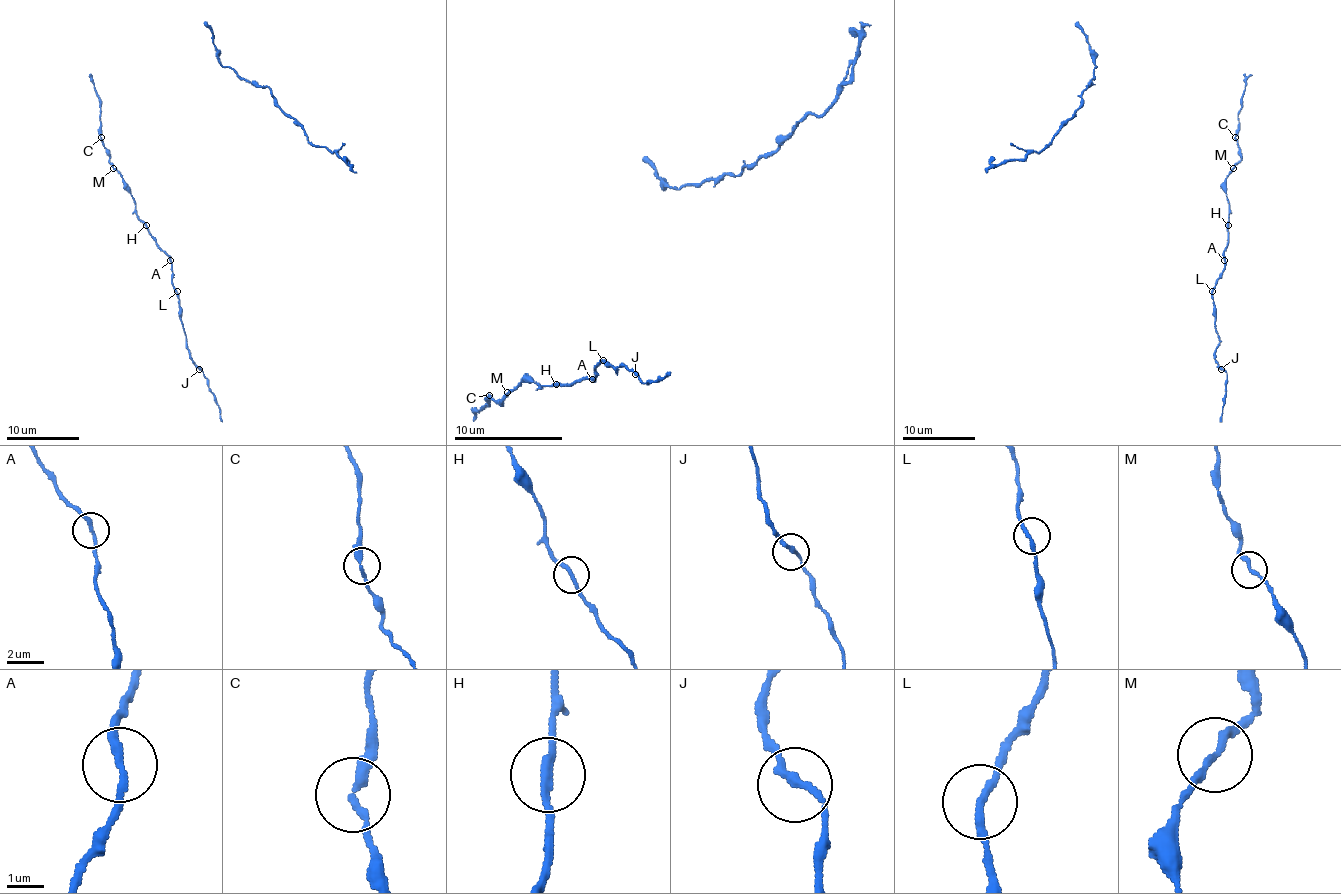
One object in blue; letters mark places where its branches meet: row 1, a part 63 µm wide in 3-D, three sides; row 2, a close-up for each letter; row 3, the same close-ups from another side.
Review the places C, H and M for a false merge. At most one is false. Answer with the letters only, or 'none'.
none

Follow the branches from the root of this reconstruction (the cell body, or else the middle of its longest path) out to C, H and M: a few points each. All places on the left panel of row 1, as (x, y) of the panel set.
C: (101, 98), (101, 137)
H: (101, 98), (103, 146), (135, 204), (135, 215), (146, 226)
M: (101, 98), (101, 140), (113, 167)

